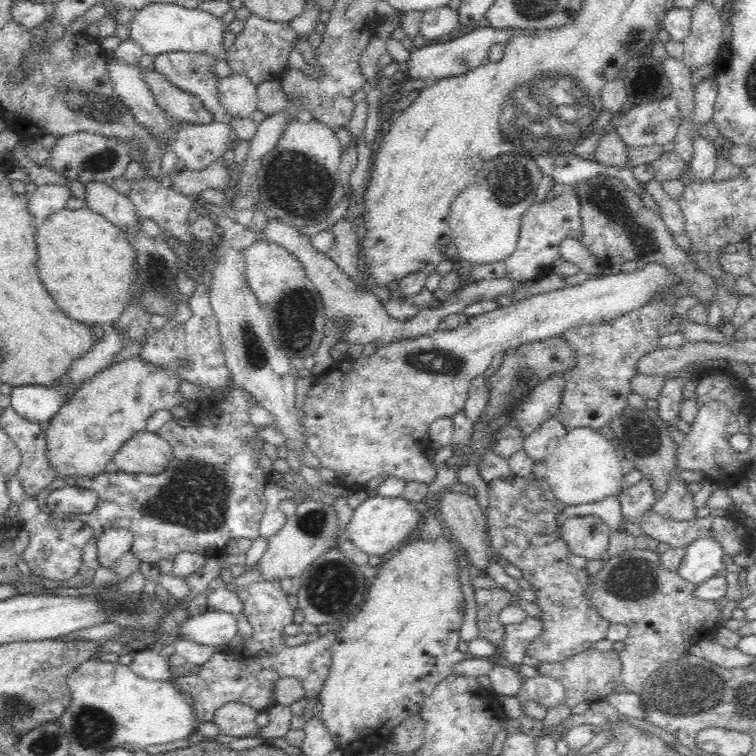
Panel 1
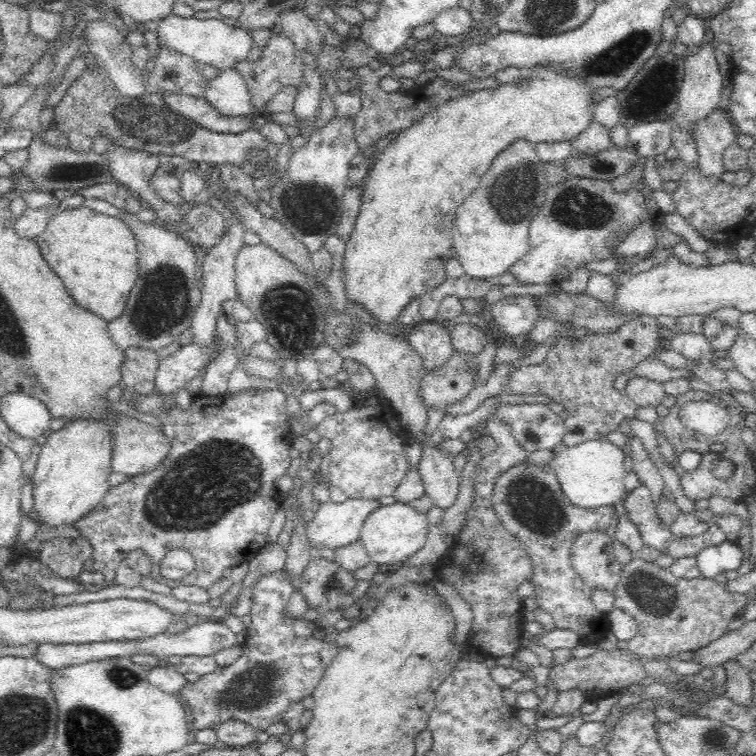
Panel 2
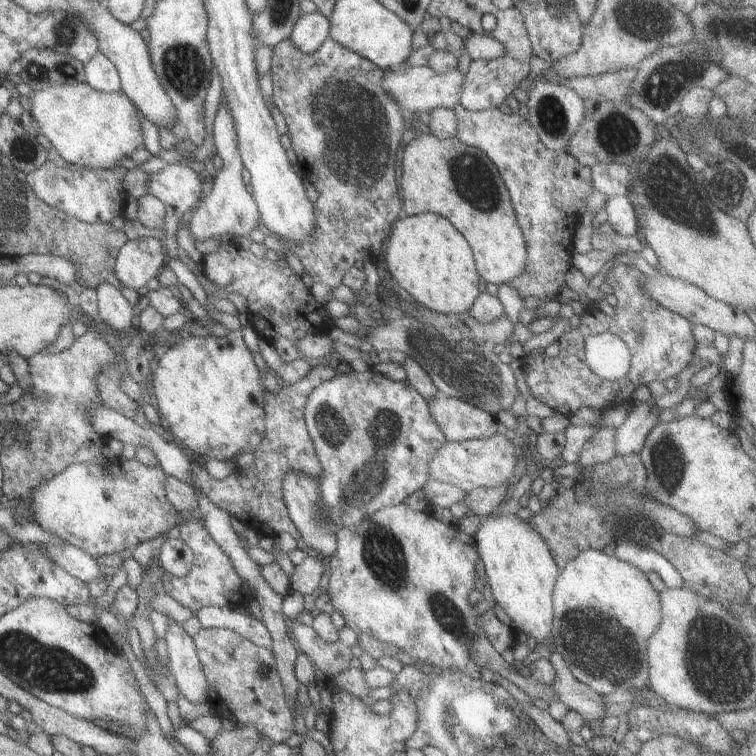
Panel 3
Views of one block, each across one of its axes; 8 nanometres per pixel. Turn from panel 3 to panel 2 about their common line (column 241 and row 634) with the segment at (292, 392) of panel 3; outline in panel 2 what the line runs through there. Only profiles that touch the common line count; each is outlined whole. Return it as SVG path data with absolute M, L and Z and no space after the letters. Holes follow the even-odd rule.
M488 420L485 430L495 440L496 450L493 450L492 454L480 457L480 460L477 460L476 471L474 471L474 478L472 478L472 483L474 483L472 484L472 500L470 500L466 518L464 518L458 534L454 537L454 546L450 550L447 549L441 561L434 566L434 582L432 584L442 582L442 584L450 586L460 596L460 600L464 600L470 607L473 616L472 629L469 631L468 638L469 642L474 644L474 652L480 652L480 654L484 652L484 654L489 654L490 657L497 659L502 656L513 656L523 647L521 639L525 632L526 620L523 614L524 602L518 597L517 590L522 584L532 582L534 565L528 559L522 545L508 533L508 530L496 517L491 500L497 479L504 471L524 461L527 453L512 438L509 426L506 426L503 422Z

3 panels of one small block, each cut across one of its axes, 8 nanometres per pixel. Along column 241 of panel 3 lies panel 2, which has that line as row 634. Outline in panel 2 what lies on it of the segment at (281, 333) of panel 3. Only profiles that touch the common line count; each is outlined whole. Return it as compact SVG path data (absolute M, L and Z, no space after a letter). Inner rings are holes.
M282 571L260 578L254 586L252 625L242 637L241 657L231 665L219 666L195 683L188 683L179 695L189 713L192 731L216 730L228 720L239 720L256 732L266 732L272 724L283 720L290 706L313 696L324 671L338 654L339 646L334 640L296 635L294 620L283 615L294 588Z

